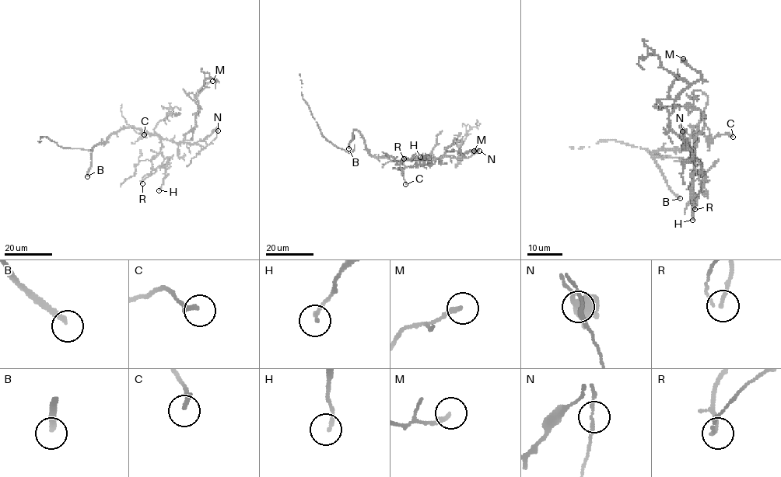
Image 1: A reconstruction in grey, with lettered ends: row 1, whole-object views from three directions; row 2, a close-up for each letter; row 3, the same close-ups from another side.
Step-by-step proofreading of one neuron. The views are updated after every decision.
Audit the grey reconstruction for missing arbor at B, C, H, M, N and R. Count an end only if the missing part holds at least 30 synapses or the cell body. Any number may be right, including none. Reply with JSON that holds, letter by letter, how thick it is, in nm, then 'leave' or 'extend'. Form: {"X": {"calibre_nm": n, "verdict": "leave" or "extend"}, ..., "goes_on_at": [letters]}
{"B": {"calibre_nm": 260, "verdict": "extend"}, "C": {"calibre_nm": 200, "verdict": "leave"}, "H": {"calibre_nm": 170, "verdict": "leave"}, "M": {"calibre_nm": 190, "verdict": "leave"}, "N": {"calibre_nm": 120, "verdict": "leave"}, "R": {"calibre_nm": 130, "verdict": "leave"}, "goes_on_at": ["B"]}

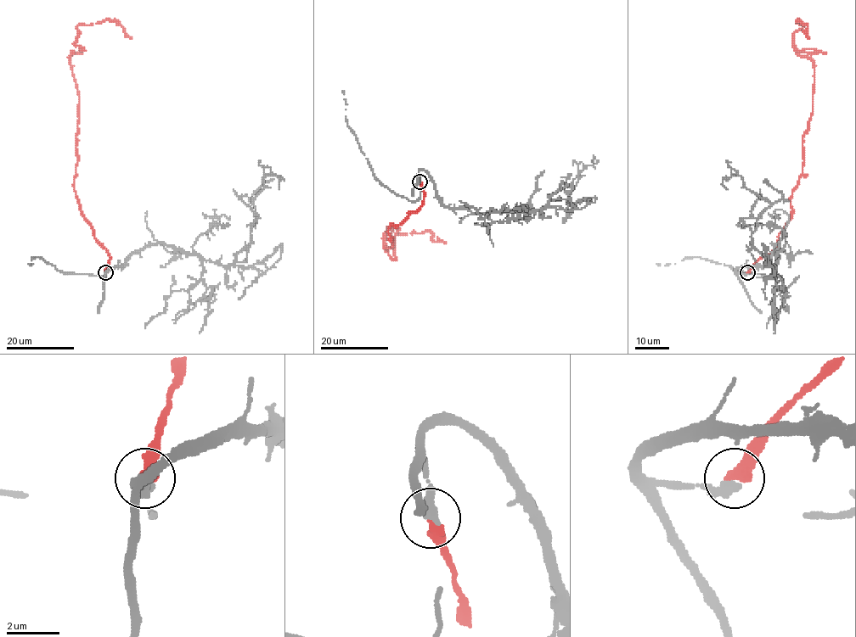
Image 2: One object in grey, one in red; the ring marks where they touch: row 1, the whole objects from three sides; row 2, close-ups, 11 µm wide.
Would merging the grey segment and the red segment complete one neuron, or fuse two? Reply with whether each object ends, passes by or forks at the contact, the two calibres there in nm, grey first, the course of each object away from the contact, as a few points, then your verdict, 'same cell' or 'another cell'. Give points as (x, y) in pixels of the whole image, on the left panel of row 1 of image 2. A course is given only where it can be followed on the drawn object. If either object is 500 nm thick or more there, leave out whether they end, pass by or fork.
grey ends there; red ends there; 400 nm thick on the grey side, 480 nm on the other; grey runs (105, 272), (161, 242), (228, 265), (250, 242), (254, 198), (264, 187), (265, 176), (277, 176), (279, 189); red runs (105, 272), (108, 251), (74, 189), (78, 92), (70, 56), (81, 53), (79, 25), (114, 20), (131, 38); another cell

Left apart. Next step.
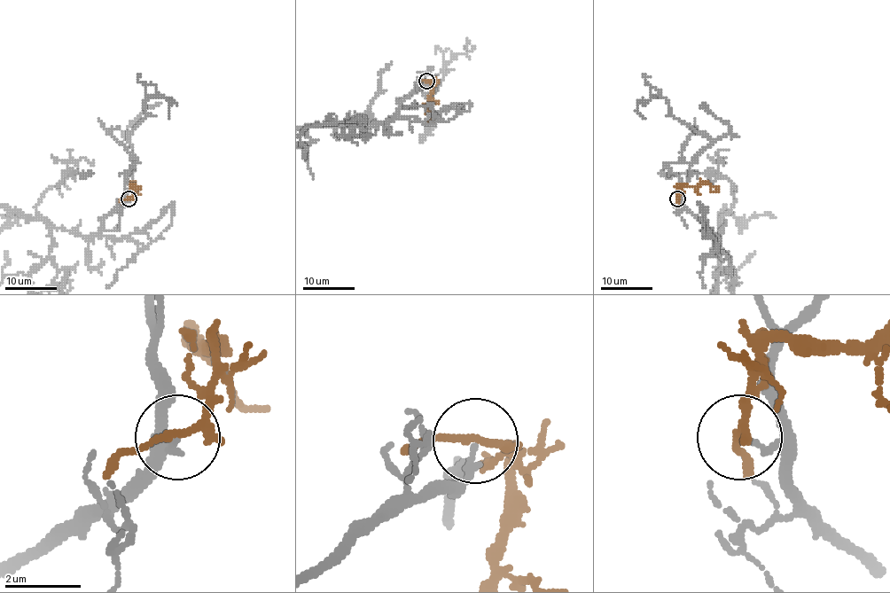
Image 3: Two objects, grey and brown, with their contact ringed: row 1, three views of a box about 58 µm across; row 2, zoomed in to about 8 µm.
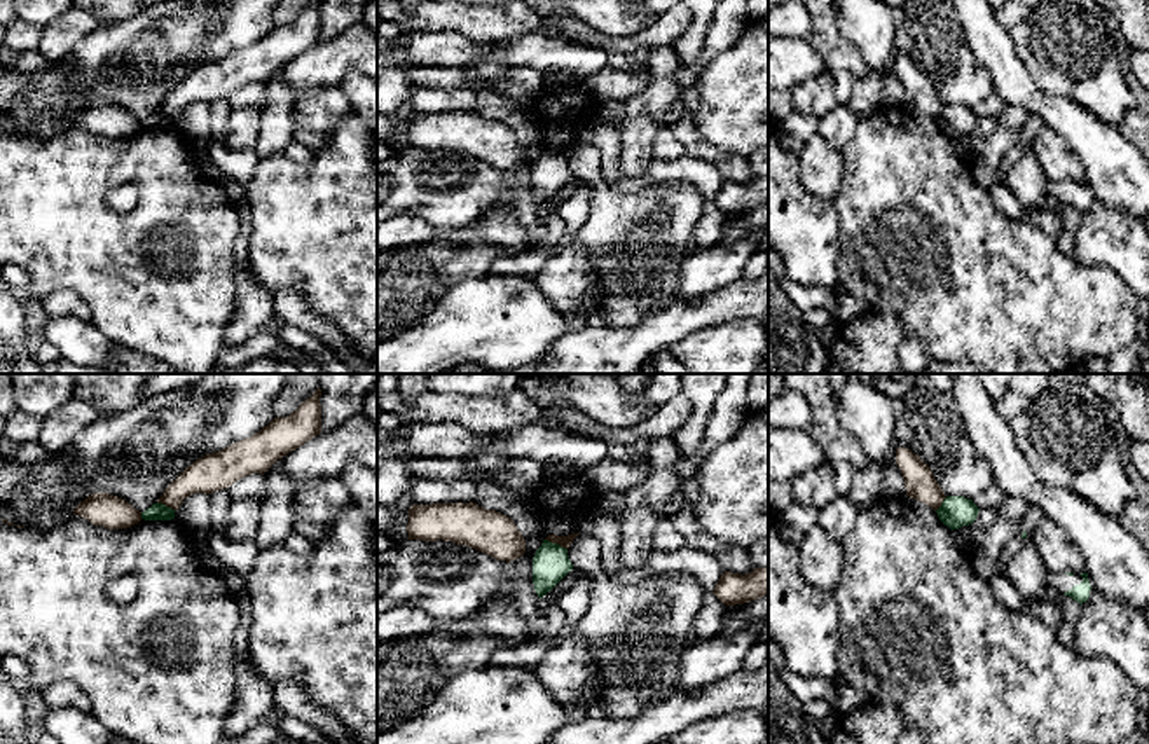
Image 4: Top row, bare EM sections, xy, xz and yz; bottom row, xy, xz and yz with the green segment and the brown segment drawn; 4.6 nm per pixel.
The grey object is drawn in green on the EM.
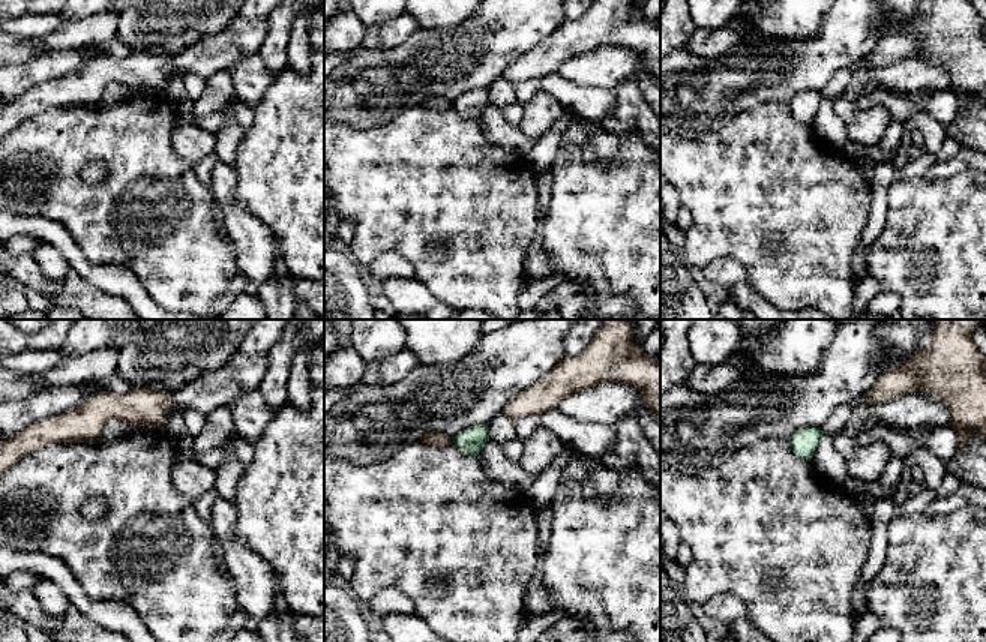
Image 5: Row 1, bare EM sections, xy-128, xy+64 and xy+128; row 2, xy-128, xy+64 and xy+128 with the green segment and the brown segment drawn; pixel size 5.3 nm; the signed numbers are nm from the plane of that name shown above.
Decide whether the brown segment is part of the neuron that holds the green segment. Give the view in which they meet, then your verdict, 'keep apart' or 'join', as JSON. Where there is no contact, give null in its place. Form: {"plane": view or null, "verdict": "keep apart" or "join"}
{"plane": "xz", "verdict": "keep apart"}

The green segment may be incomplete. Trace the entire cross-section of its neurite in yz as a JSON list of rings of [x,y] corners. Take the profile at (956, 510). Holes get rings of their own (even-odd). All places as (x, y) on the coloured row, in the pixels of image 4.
[[[946,496],[936,510],[939,520],[952,531],[976,520],[980,508],[964,496]]]

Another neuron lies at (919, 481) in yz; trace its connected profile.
[[[906,447],[896,449],[896,465],[903,473],[906,496],[938,510],[946,496],[931,468]]]

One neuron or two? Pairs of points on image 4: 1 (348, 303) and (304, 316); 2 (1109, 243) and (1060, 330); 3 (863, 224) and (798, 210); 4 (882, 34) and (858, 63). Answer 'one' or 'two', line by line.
1: two
2: two
3: two
4: two

